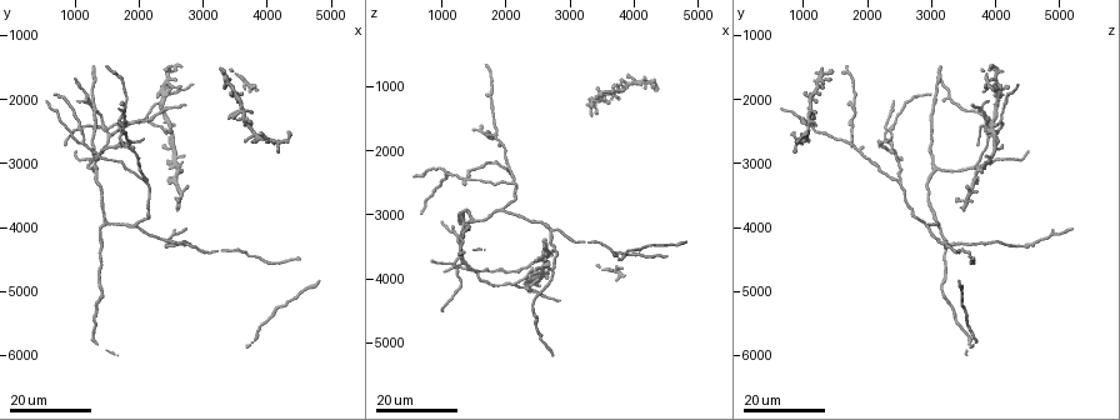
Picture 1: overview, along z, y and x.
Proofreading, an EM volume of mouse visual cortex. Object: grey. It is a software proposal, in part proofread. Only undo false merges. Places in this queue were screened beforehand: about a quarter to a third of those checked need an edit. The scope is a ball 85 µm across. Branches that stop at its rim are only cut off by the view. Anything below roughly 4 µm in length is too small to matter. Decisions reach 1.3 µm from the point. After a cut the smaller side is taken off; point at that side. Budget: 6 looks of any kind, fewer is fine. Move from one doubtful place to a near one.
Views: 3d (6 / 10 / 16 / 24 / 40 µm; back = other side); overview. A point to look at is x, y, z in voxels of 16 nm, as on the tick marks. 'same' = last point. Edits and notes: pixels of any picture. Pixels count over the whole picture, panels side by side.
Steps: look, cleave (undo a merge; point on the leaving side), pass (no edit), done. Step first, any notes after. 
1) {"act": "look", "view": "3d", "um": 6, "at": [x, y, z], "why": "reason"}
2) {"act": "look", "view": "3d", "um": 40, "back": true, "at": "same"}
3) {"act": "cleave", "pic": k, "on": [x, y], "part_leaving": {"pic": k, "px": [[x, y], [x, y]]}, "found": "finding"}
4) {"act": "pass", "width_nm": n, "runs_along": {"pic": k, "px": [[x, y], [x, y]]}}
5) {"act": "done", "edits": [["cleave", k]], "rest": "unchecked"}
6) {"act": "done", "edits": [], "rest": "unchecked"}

{"act": "look", "view": "3d", "um": 16, "at": [2100, 3300, 2500], "why": "branch point"}

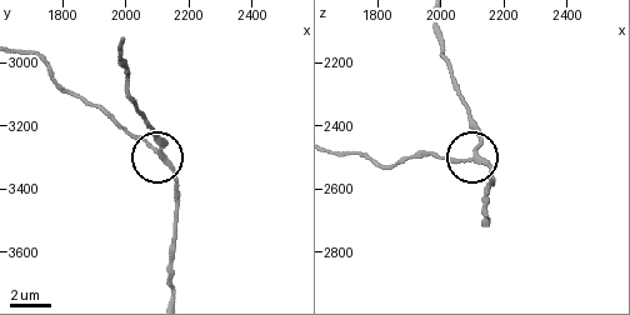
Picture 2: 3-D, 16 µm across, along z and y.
{"act": "look", "view": "3d", "um": 6, "at": [2100, 3290, 2500], "why": "closer look"}

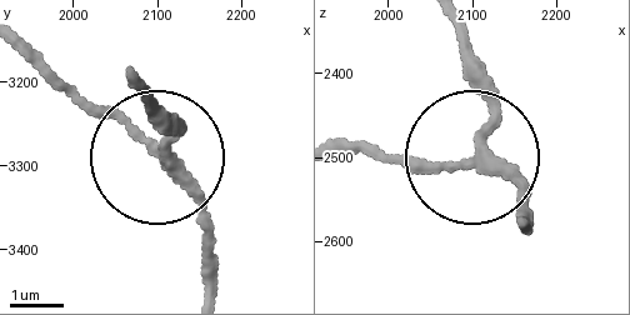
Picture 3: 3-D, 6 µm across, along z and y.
{"act": "pass", "width_nm": 190, "runs_along": {"pic": 3, "px": [[520, 223], [520, 186], [494, 169], [350, 155]]}, "found": "continuous, no second neuron"}

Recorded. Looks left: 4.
{"act": "look", "view": "3d", "um": 24, "at": [1400, 2900, 2450], "why": "four arms meet"}

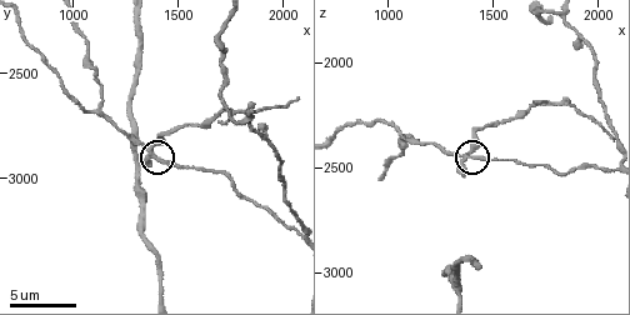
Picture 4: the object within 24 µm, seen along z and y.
{"act": "look", "view": "3d", "um": 6, "at": [1350, 2850, 2450]}

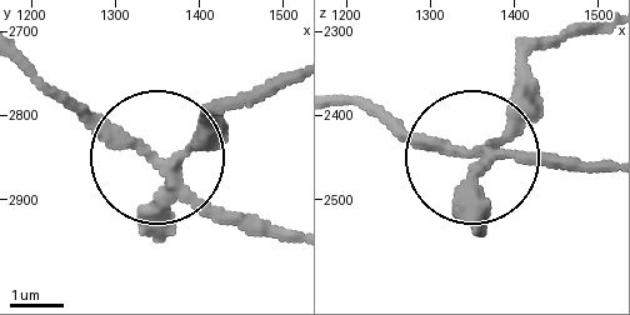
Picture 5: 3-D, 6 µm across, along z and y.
{"act": "cleave", "pic": 5, "on": [200, 120], "part_leaving": {"pic": 5, "px": [[178, 173], [231, 110], [285, 88]]}, "found": "a second neuron is stuck on"}

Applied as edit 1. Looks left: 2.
{"act": "look", "view": "3d", "um": 24, "at": [1800, 2750, 1750], "why": "a fork"}

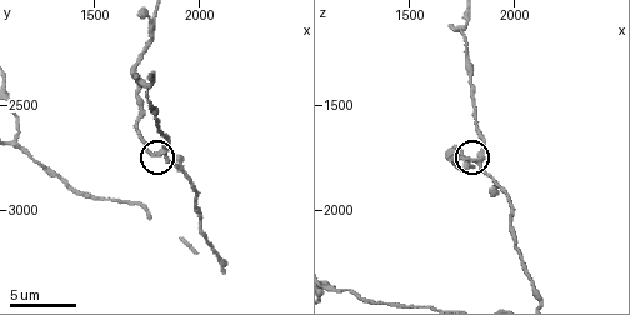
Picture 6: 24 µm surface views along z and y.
{"act": "look", "view": "3d", "um": 6, "at": [1820, 2720, 1760]}

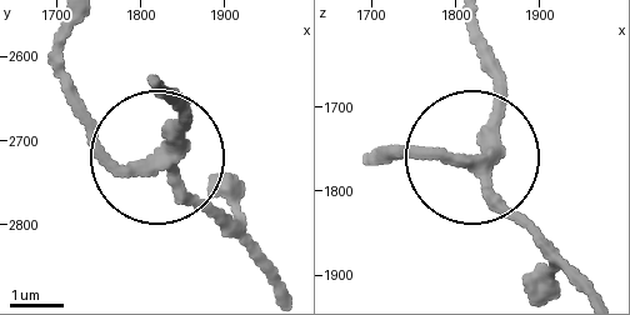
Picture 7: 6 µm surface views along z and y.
{"act": "pass", "runs_along": {"pic": 7, "px": [[595, 293], [483, 173], [500, 91], [491, 69]]}, "found": "continuous, no second neuron"}

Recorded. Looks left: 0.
{"act": "done", "edits": [["cleave", 5]], "rest": "unchecked"}

